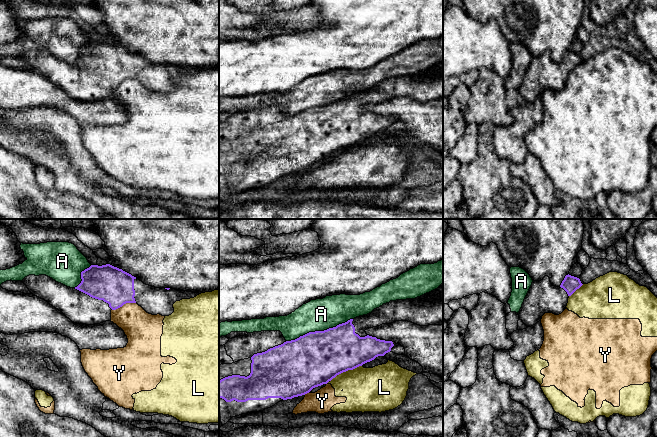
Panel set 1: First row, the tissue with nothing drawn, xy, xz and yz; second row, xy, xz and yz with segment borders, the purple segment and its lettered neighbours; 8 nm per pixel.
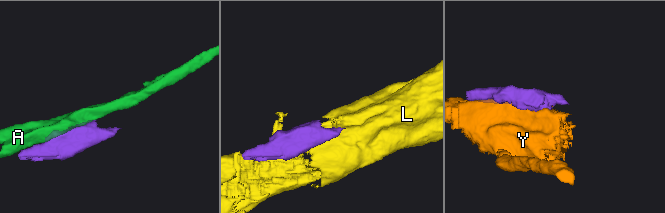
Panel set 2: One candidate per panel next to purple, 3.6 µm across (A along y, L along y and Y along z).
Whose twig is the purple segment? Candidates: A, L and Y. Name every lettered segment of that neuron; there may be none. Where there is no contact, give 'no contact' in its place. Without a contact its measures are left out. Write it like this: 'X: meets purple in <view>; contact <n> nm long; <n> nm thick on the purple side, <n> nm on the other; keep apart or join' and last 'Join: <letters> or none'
A: meets purple in xz; contact 550 nm long; 420 nm thick on the purple side, 260 nm on the other; keep apart
L: meets purple in xz; contact 300 nm long; 420 nm thick on the purple side, 360 nm on the other; keep apart
Y: meets purple in xy; contact 200 nm long; 300 nm thick on the purple side, 280 nm on the other; keep apart
Join: none

